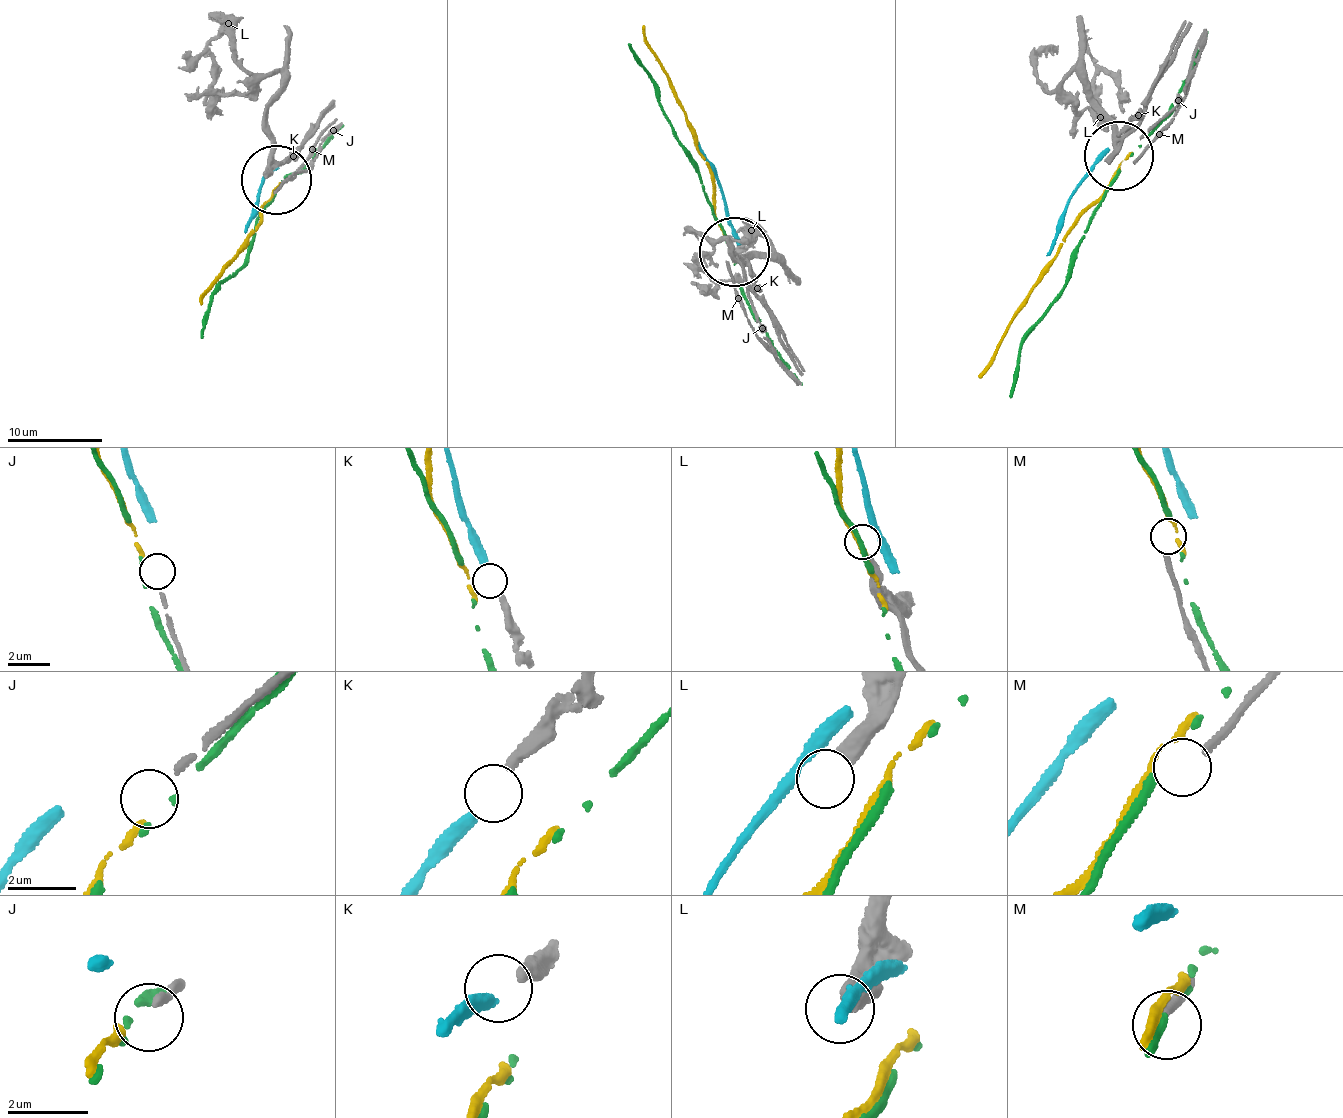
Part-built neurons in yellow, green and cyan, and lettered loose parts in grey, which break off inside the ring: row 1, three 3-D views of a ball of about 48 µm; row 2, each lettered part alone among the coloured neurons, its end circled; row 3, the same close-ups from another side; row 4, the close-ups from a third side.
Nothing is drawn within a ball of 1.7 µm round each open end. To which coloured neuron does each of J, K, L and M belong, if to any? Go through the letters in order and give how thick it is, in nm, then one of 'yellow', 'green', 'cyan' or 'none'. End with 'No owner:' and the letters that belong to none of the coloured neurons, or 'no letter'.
J: 170 nm | none
K: 340 nm | cyan
L: 500 nm | none
M: 240 nm | none
No owner: J, L, M

